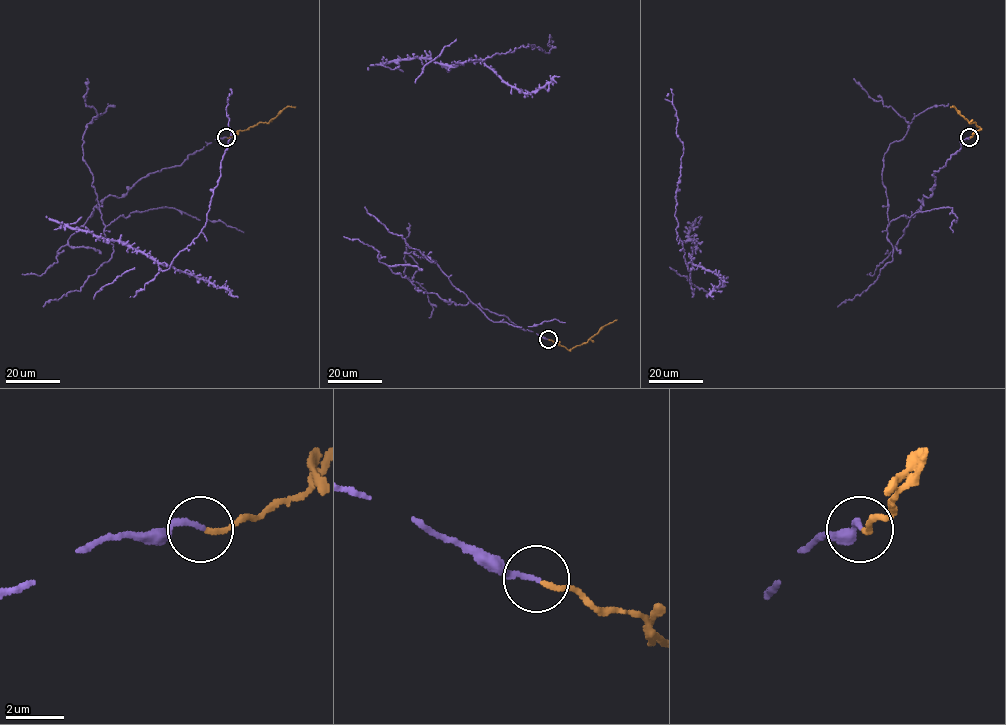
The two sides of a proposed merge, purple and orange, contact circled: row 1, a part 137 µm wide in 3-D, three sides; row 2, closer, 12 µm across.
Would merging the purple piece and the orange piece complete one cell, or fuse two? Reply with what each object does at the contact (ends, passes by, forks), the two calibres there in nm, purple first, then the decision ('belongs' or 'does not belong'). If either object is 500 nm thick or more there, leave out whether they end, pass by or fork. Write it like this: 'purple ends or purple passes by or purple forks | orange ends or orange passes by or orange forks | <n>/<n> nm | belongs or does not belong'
purple ends | orange ends | 180/180 nm | does not belong

